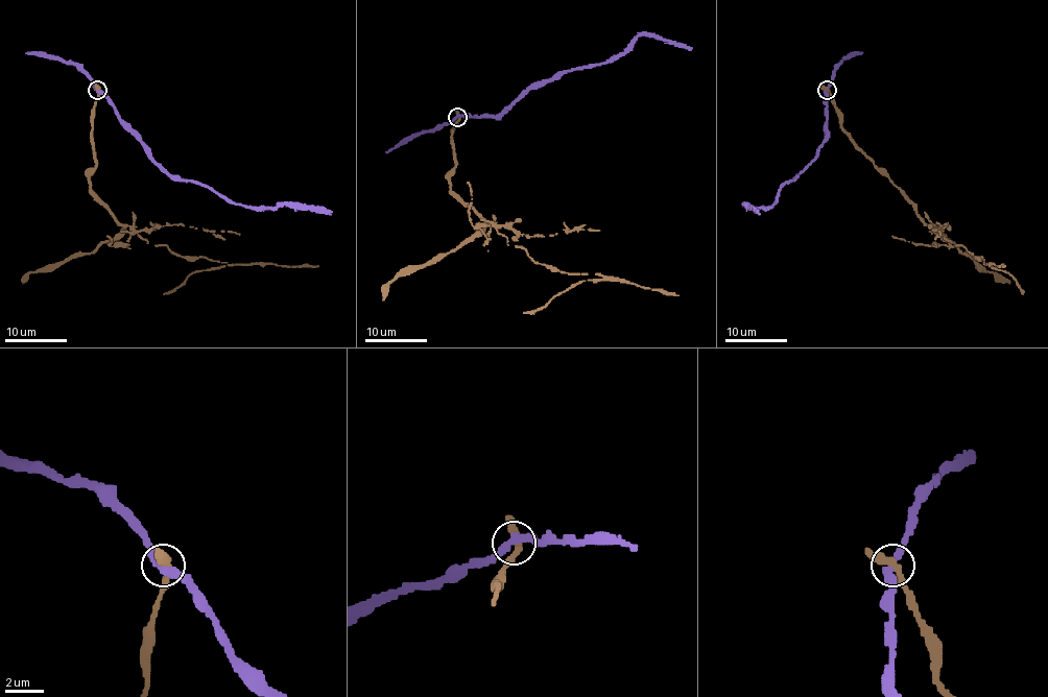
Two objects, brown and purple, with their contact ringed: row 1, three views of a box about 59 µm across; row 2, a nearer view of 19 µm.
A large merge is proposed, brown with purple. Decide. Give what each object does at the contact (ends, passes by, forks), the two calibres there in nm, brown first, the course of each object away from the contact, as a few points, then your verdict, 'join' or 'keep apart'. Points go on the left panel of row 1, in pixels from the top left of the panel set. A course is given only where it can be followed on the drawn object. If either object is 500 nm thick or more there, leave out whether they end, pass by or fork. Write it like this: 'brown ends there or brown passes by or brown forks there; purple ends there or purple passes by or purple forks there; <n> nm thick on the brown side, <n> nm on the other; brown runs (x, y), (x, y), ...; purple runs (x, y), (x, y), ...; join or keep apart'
brown passes by; purple passes by; 380 nm thick on the brown side, 400 nm on the other; brown runs (98, 90), (95, 170), (89, 185), (121, 224), (182, 257), (223, 265), (317, 265); purple runs (98, 90), (114, 106), (118, 119), (170, 175), (197, 182), (234, 202), (255, 208), (314, 206), (332, 212); keep apart

